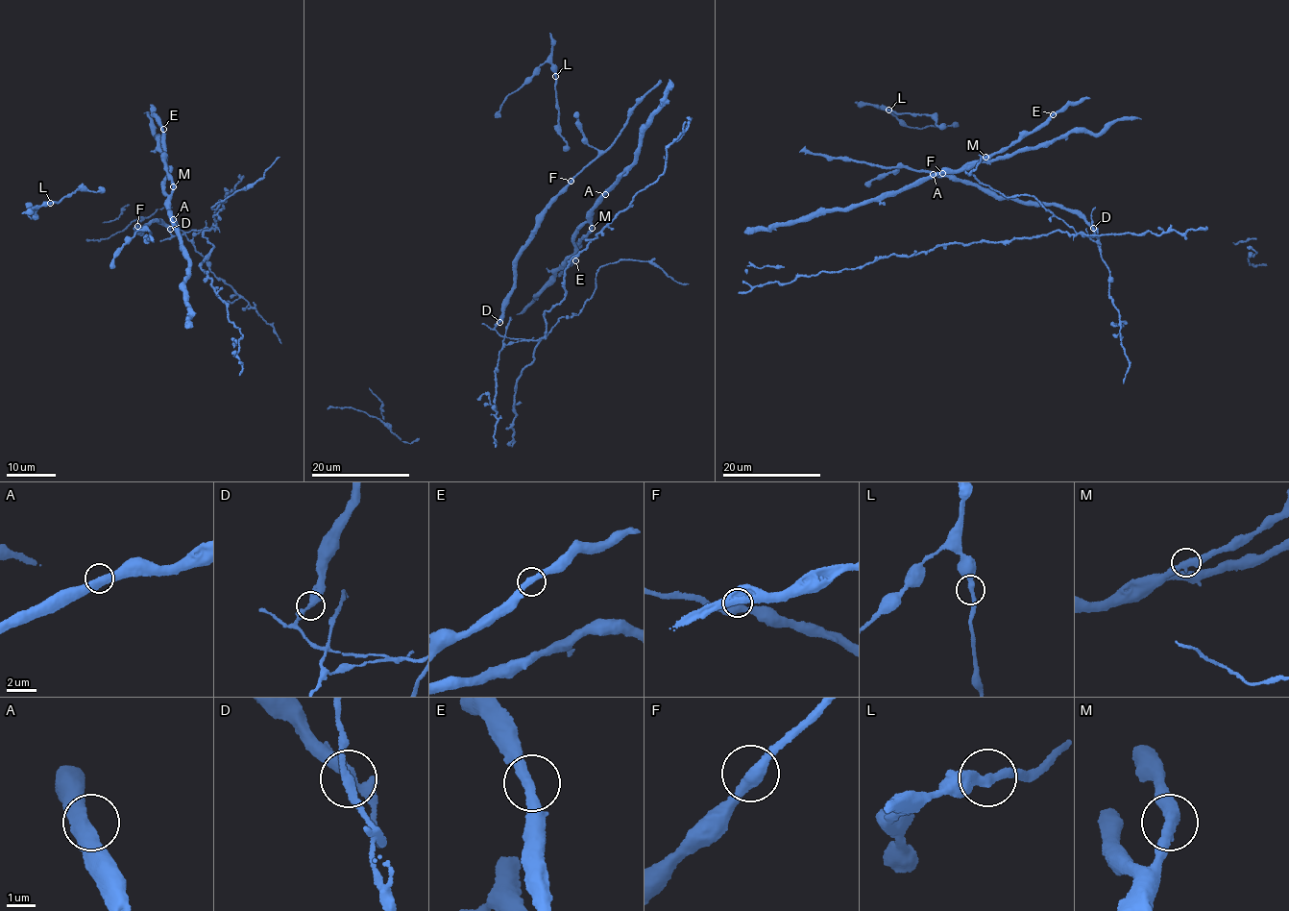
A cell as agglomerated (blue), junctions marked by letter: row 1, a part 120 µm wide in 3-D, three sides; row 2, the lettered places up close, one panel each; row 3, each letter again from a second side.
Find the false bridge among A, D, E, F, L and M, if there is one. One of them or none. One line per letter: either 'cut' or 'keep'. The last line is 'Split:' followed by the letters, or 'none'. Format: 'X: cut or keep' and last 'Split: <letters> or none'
A: keep
D: cut
E: keep
F: keep
L: keep
M: keep
Split: D

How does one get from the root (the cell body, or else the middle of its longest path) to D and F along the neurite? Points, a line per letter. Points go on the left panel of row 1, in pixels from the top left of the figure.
D: (186, 231), (174, 234), (169, 229)
F: (186, 231), (174, 234), (156, 221), (133, 234), (137, 226)

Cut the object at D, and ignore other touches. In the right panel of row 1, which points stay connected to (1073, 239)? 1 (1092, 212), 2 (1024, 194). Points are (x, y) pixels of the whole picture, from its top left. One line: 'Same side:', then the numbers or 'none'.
Same side: 1, 2

